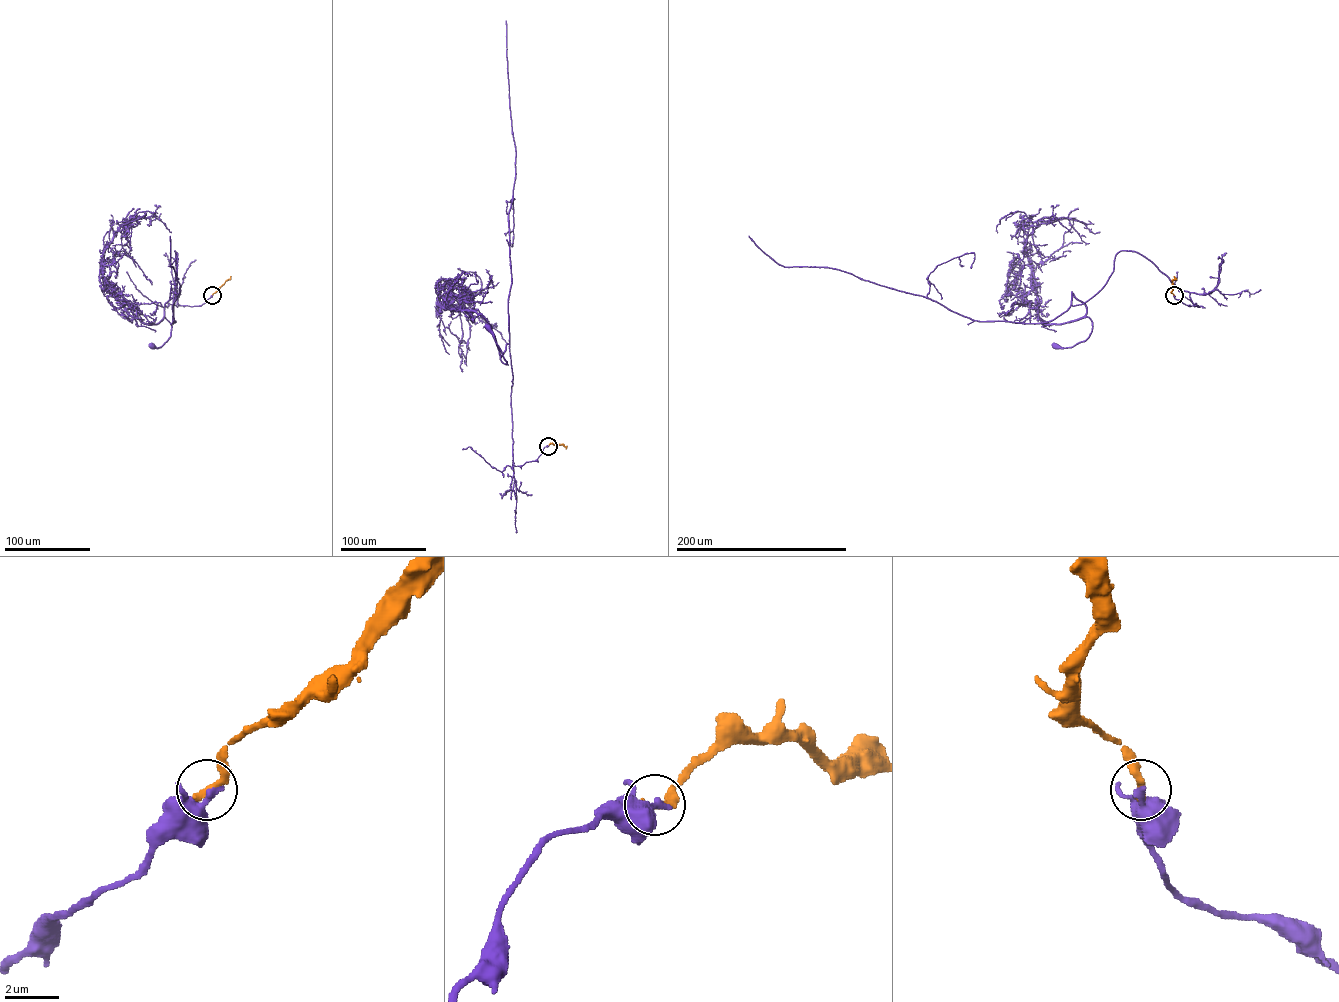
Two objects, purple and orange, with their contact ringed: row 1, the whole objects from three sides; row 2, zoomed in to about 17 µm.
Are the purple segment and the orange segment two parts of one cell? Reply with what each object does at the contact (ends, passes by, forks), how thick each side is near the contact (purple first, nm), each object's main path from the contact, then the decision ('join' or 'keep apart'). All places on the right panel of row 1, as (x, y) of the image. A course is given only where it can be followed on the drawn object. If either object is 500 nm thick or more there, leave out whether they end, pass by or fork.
purple ends; orange ends; calibres 360 and 320 nm; course purple (1174, 295), (1194, 305), (1121, 251), (1095, 294), (1072, 305), (1071, 292), (1090, 335), (1055, 345); course orange (1174, 295), (1174, 276); keep apart

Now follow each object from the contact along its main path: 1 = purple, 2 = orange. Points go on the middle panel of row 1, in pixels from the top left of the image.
1: (548, 446), (534, 460), (522, 465), (513, 464), (513, 374), (509, 343), (500, 356), (507, 364), (487, 327)
2: (548, 446), (567, 446)

